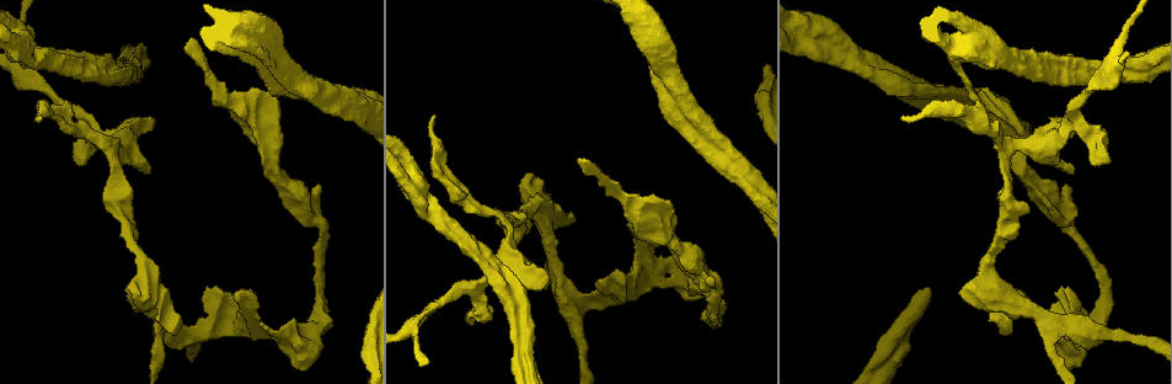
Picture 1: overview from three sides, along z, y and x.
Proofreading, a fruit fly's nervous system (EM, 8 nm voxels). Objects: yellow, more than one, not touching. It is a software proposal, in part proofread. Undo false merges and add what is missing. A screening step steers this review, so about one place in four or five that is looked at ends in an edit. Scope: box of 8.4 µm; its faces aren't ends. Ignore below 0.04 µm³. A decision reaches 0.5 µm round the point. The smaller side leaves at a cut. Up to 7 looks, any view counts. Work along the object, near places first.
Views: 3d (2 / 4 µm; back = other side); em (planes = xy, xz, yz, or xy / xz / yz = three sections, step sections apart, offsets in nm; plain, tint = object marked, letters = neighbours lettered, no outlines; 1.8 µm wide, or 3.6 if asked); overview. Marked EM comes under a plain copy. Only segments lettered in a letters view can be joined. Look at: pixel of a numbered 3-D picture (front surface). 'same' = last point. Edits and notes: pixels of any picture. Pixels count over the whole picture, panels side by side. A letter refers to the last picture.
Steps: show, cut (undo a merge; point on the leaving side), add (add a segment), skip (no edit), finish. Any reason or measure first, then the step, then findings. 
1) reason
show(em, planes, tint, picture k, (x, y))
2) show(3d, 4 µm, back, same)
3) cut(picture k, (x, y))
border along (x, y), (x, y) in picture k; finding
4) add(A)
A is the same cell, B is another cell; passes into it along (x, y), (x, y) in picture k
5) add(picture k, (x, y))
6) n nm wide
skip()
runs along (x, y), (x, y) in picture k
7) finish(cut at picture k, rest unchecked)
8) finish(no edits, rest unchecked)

abrupt turn
show(3d, 4 µm, picture 1, (1100, 135))

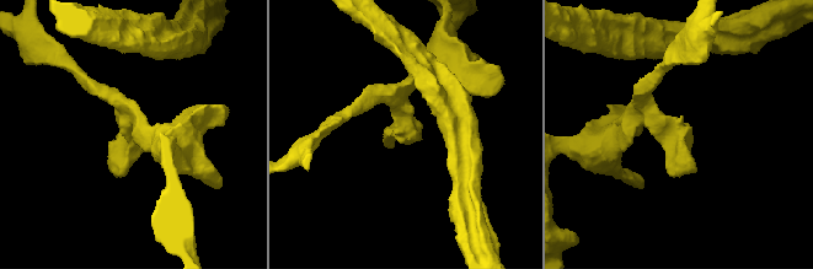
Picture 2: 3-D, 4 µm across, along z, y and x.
show(em, planes, tint, picture 2, (128, 133))

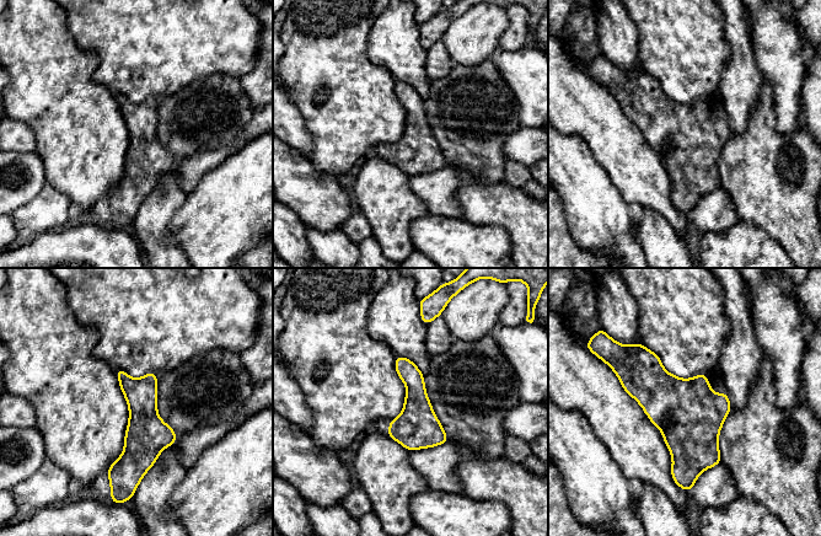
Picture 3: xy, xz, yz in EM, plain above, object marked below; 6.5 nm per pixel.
see the neighbours
show(em, planes, letters, same)

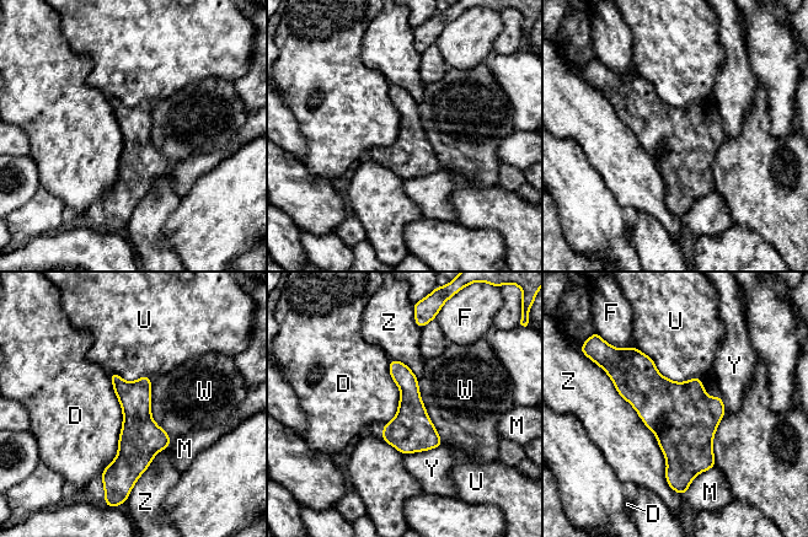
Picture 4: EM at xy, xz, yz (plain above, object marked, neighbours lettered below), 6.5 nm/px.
240 nm wide
skip()
D, F, M, U, W, Y and Z are other cells; border along (110, 374), (122, 428), (100, 476) in picture 4; continuous, no second neuron

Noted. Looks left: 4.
end of a long branch
show(em, planes, letters, picture 1, (37, 115))

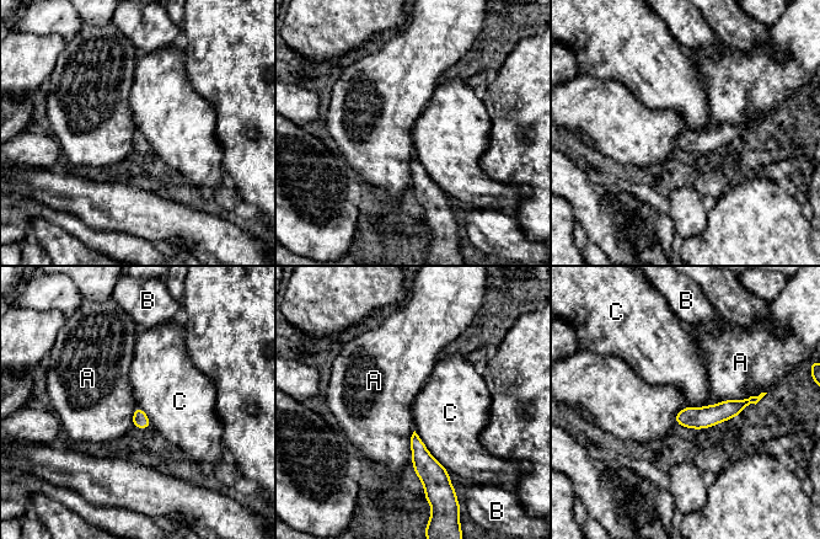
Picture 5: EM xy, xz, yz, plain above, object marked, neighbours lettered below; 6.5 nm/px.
skip()
A, B and C are other cells; no lettered segment goes on from it

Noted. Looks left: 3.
calibre changes
show(em, planes, letters, picture 1, (289, 343))

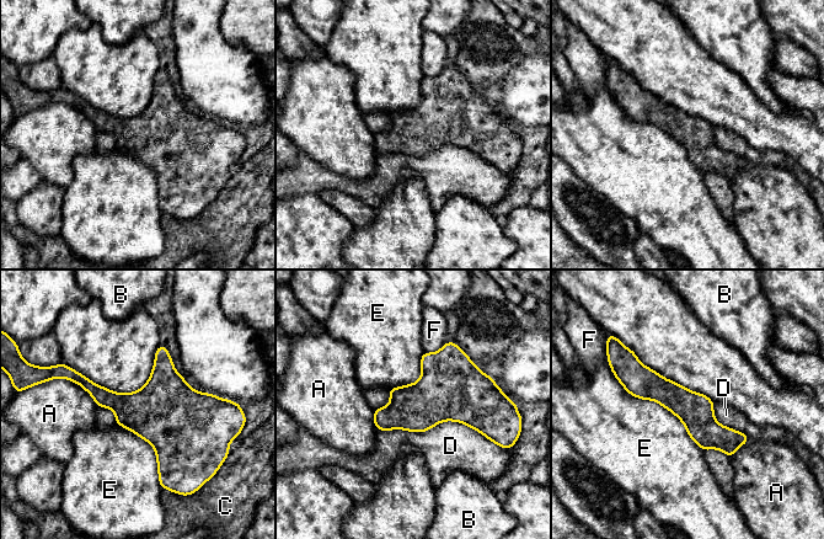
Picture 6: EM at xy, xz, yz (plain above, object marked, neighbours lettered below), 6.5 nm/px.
skip()
A, B, C, D, E and F are other cells; continuous, no second neuron

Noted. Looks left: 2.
finish(no edits, rest unchecked)

